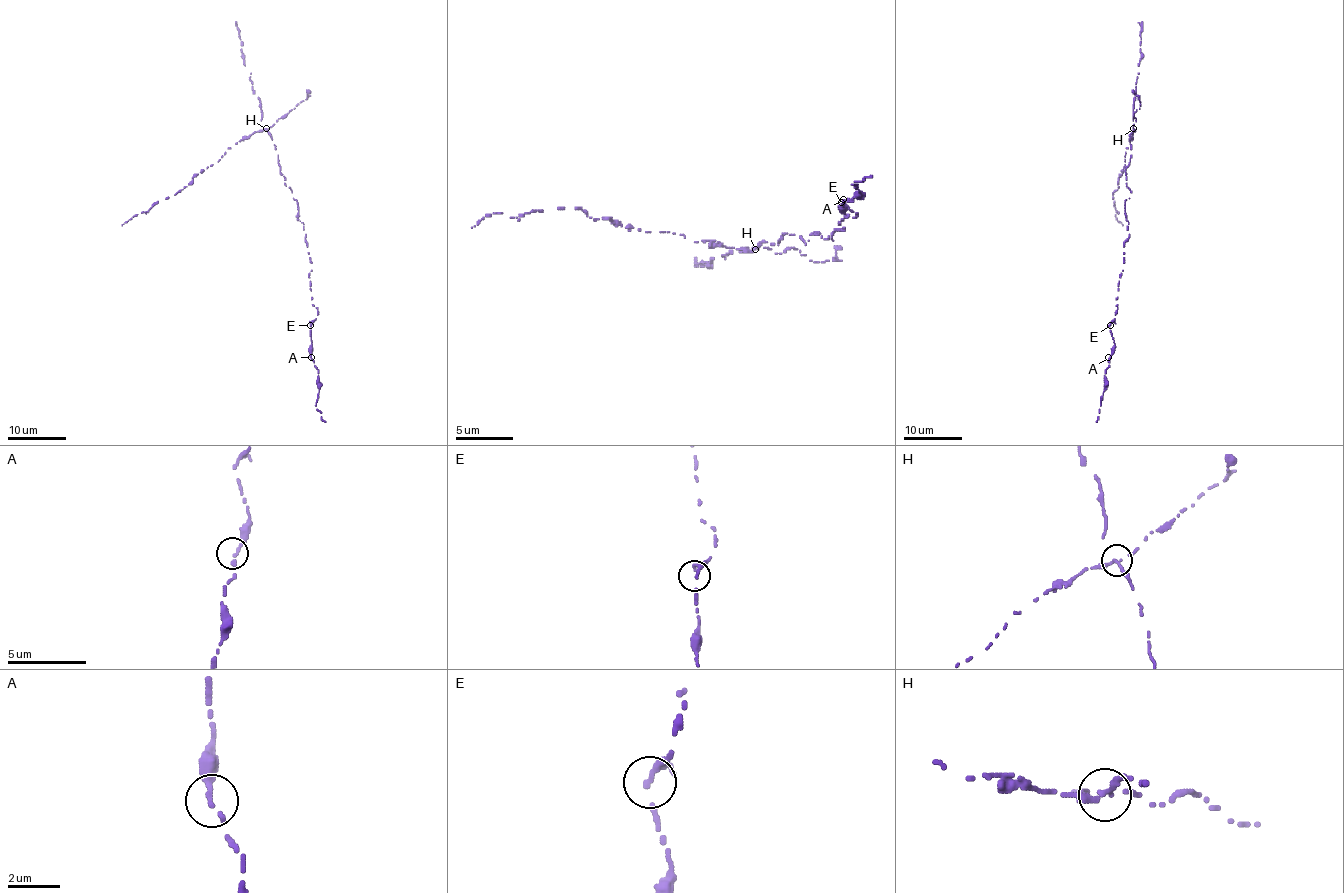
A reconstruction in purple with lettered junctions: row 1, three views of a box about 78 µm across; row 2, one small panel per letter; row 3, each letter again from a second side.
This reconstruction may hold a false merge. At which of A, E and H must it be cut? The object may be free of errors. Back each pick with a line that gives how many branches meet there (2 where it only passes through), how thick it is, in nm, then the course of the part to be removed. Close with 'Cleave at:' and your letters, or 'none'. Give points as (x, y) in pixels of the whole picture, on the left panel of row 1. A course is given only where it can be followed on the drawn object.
H: 3 | 180 nm | (266, 129), (254, 132), (228, 148), (220, 160), (201, 170), (176, 193), (157, 201), (122, 226)
Cleave at: H

